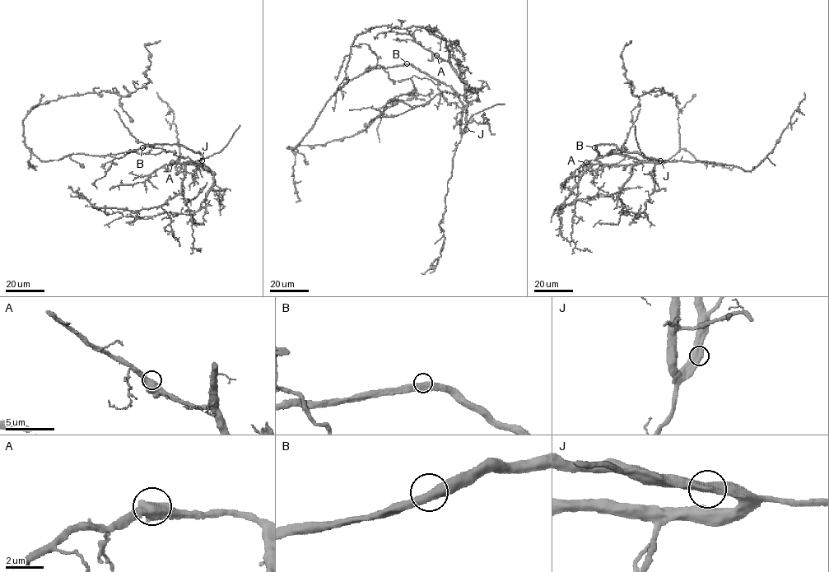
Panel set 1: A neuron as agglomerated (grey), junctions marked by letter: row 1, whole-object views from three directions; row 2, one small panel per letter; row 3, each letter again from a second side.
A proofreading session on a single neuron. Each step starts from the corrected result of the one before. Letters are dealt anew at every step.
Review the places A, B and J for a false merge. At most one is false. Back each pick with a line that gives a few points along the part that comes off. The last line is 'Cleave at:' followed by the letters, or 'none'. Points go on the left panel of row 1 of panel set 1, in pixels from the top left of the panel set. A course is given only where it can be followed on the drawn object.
Cleave at: none

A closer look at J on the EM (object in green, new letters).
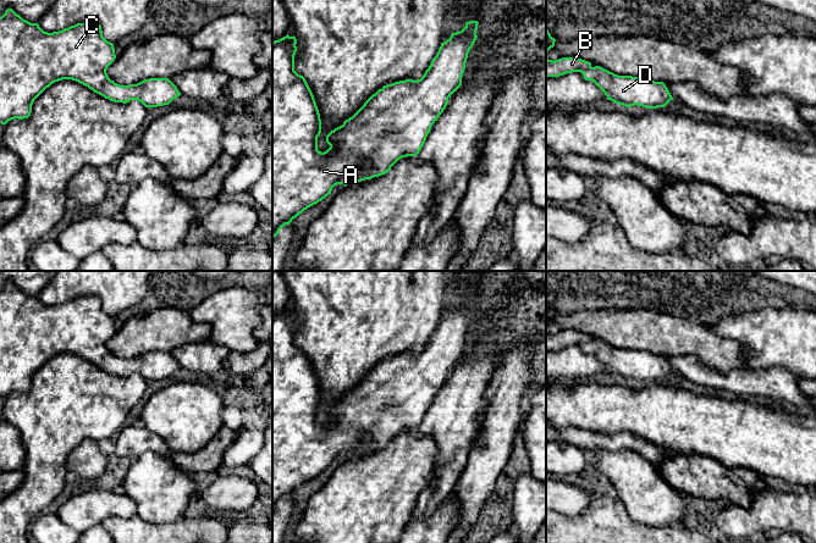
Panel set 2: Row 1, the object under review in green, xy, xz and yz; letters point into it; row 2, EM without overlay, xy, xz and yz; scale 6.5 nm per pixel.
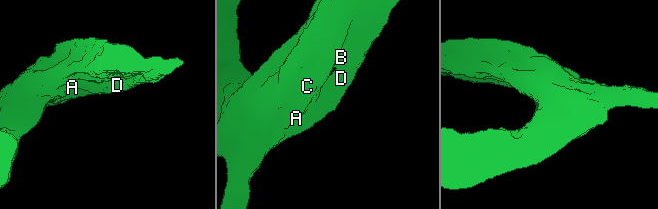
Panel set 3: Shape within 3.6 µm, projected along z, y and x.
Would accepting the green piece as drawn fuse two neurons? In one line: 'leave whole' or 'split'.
leave whole

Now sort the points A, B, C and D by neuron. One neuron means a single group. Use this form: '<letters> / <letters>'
A B C D

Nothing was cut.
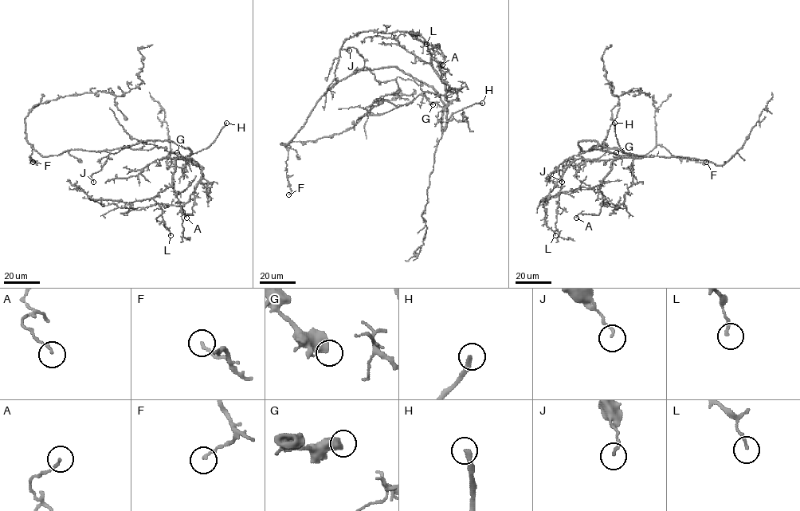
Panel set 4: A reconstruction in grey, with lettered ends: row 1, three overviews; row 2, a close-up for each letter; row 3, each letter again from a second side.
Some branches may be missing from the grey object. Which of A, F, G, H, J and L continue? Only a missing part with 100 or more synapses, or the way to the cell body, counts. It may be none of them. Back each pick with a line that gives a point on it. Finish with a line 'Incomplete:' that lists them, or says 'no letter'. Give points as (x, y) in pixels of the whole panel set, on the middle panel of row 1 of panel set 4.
H: (482, 103)
Incomplete: H

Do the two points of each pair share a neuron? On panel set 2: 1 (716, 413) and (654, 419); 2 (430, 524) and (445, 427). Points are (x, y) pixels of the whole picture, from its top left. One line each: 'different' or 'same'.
1: same
2: same

